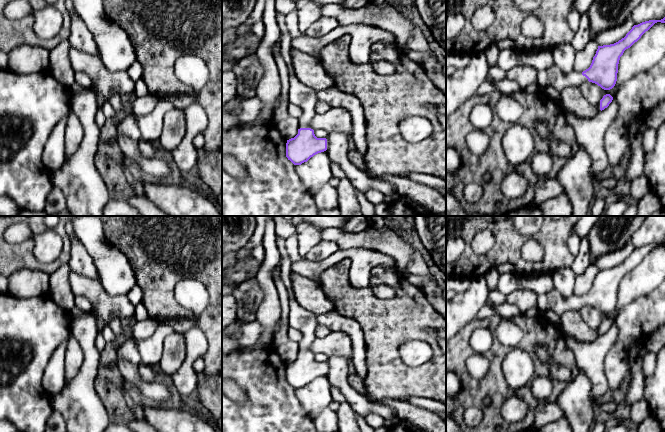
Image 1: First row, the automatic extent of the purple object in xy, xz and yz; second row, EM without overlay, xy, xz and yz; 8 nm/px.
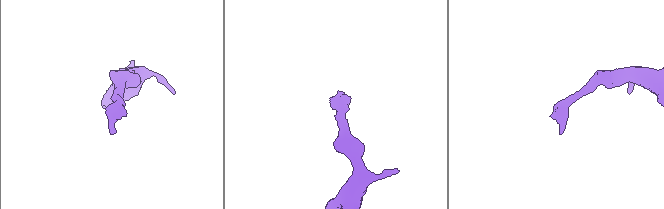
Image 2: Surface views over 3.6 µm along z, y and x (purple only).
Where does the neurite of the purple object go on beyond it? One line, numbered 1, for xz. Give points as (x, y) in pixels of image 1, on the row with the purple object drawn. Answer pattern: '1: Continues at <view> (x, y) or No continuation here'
1: Continues at xz (304, 97)

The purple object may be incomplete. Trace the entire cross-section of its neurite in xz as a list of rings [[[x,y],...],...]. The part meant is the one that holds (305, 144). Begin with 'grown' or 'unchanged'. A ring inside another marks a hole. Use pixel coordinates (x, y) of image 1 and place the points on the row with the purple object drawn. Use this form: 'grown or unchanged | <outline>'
grown | [[[290,76],[289,102],[302,109],[302,116],[298,119],[298,134],[286,143],[286,157],[294,165],[307,162],[314,155],[326,152],[329,147],[329,139],[317,138],[310,122],[316,114],[315,106],[317,98],[315,91],[304,87],[294,76]]]

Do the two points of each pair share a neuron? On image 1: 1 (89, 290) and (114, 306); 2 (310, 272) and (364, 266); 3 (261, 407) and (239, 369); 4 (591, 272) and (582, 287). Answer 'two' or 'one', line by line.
1: one
2: one
3: one
4: one

